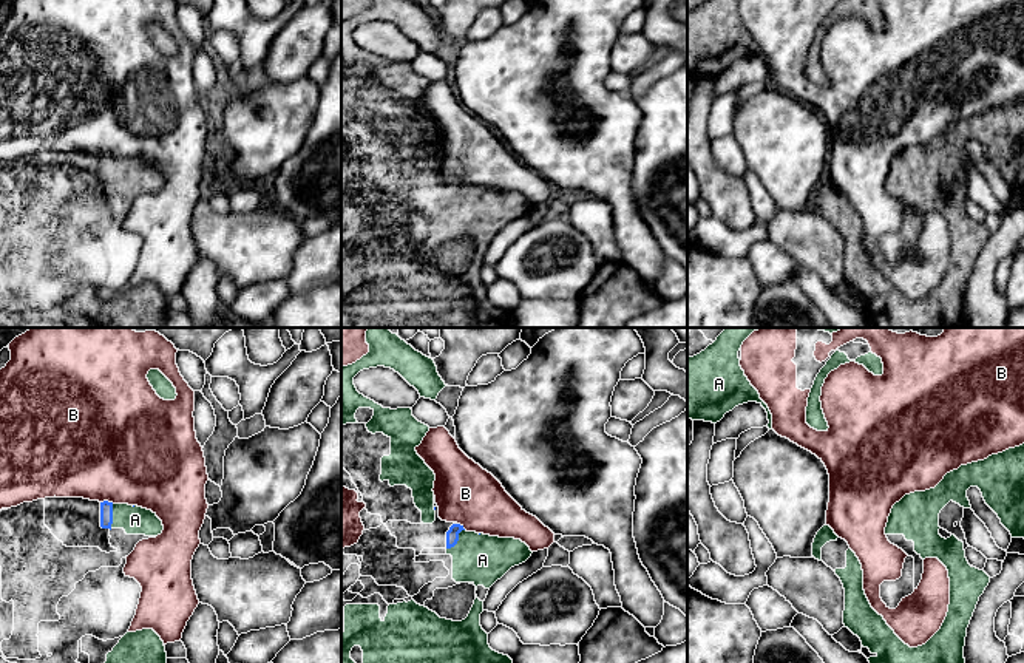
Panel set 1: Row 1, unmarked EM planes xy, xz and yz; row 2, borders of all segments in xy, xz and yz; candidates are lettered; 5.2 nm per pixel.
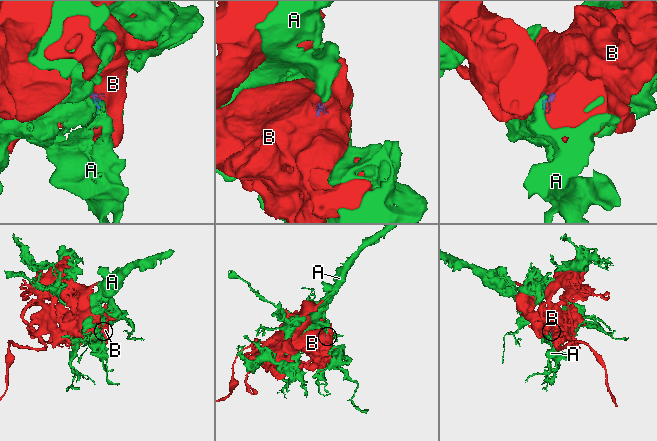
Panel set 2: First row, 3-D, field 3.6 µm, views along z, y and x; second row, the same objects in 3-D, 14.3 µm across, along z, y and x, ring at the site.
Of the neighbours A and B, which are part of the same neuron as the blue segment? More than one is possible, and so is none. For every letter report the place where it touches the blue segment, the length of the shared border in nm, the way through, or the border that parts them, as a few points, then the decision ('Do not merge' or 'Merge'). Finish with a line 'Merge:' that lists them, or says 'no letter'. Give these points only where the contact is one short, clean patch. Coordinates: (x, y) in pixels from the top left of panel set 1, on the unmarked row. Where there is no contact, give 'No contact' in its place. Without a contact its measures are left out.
A: Touches blue at xz (457, 193). Shared border 140 nm. Merge
B: Touches blue at xy (107, 155). Shared border 70 nm. Boundary: xy (101, 155), (113, 156). Do not merge
Merge: A

